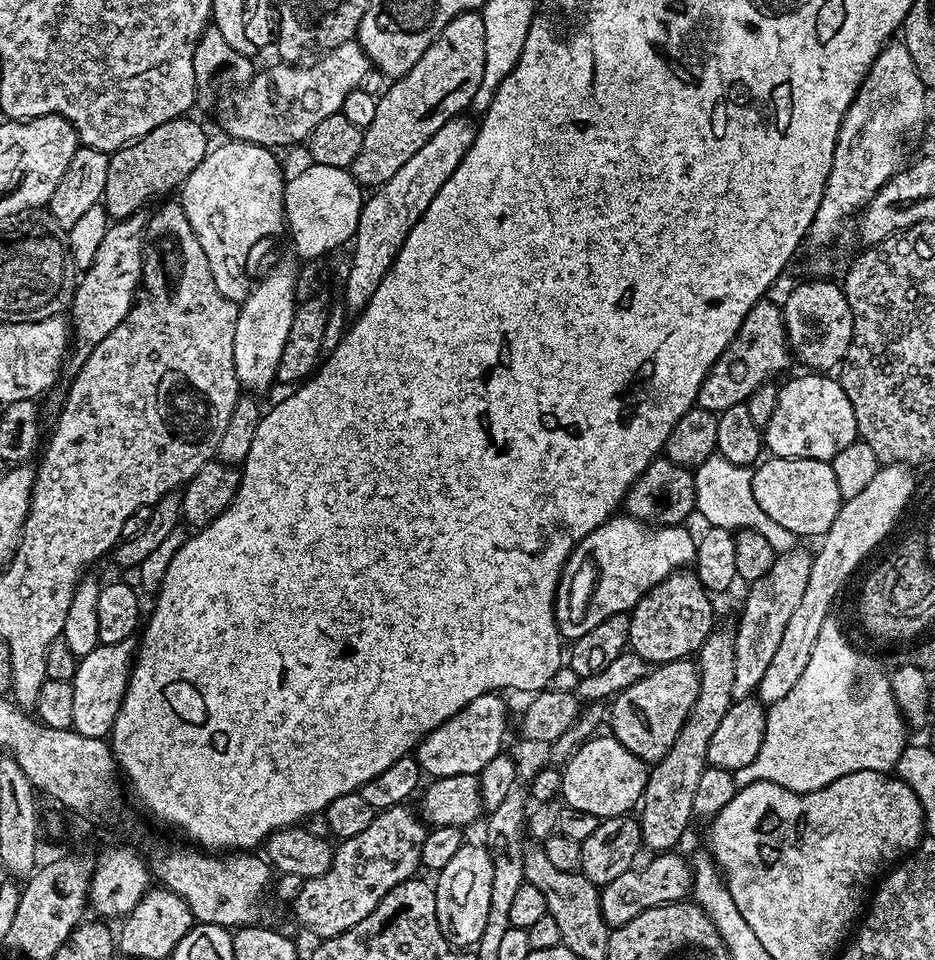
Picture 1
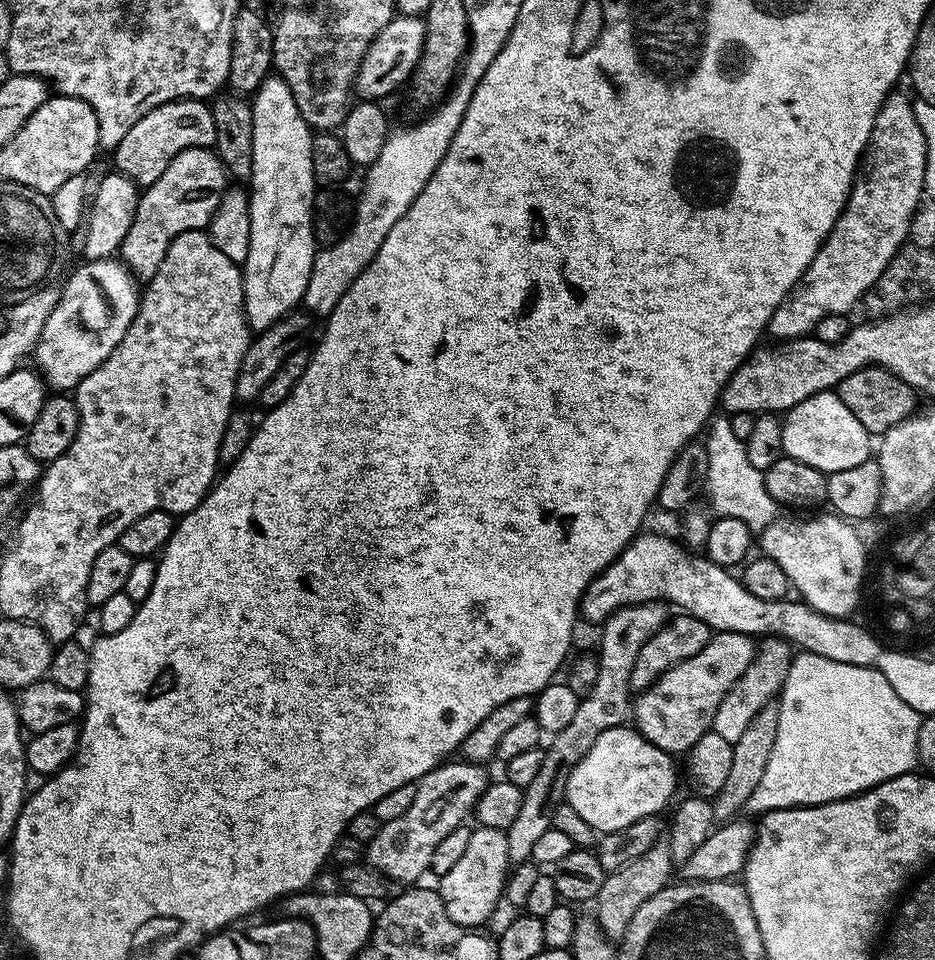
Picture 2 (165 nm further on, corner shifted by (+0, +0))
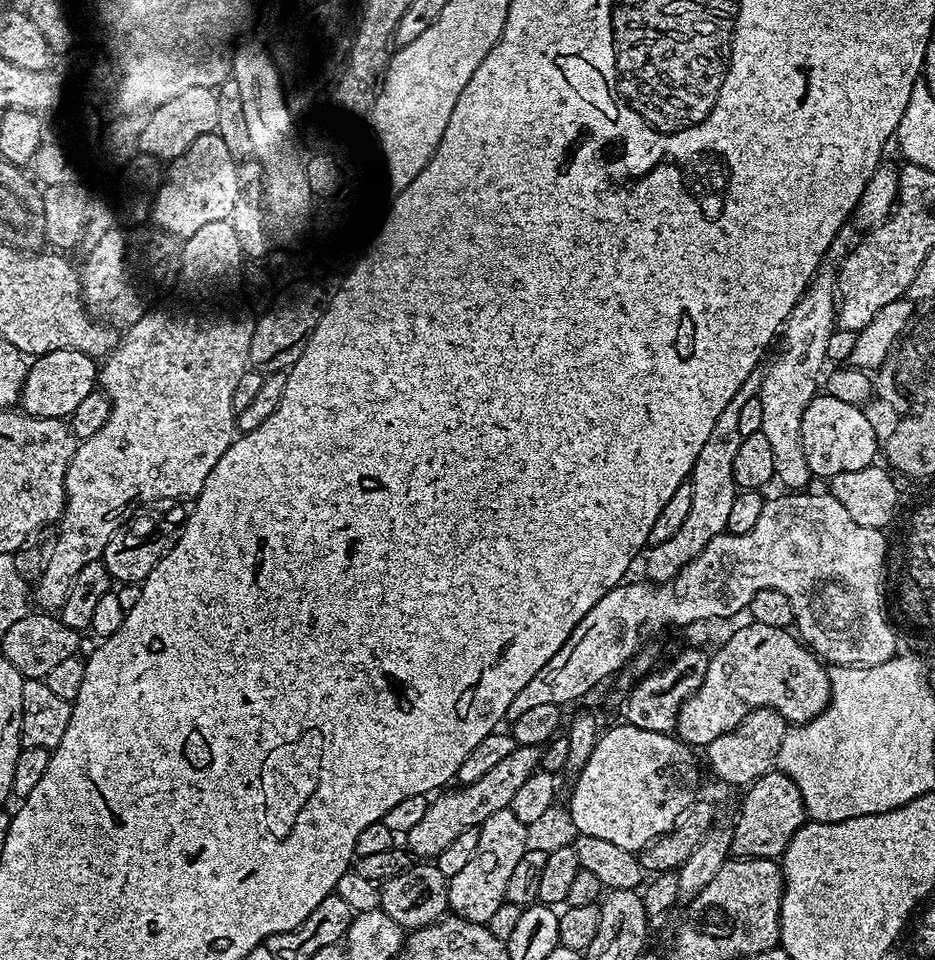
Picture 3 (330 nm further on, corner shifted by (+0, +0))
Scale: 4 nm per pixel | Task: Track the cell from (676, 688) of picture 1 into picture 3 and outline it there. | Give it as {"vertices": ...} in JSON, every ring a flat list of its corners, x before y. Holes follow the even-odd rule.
{"vertices":[[751,622,745,624,745,628,738,629,737,632,734,633,733,636,730,637,729,640,726,641,716,653,714,651,711,653,708,662,708,669,706,670,706,678,702,682,702,686,698,686,696,693,694,693,693,696,691,696,685,702,685,704,682,706,682,710,678,714,674,729,675,735,689,746,697,746,696,744,706,746,710,742,714,742,714,738,718,738,722,734,726,734,730,730,737,728,742,722,742,718,746,718,746,714,750,714,753,710,755,710,755,708,770,707,778,714,782,714,785,720,788,721,789,725,796,726,796,724,800,724,799,726,804,726,824,713,825,708,828,707,832,699,833,690,830,686,830,678,828,677,829,669,825,667,820,657,812,651,811,647,805,646,803,643,801,643,801,641,797,639,797,637,793,635,789,629,775,628,774,626,762,626,761,624,754,624]]}

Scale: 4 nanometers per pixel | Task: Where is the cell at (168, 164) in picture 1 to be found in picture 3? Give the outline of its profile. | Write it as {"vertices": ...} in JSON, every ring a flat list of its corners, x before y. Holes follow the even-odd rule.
{"vertices":[[194,86,194,90,186,90,170,102,162,102,162,106,147,113,142,126,140,152,152,157,157,162,171,162,177,160,182,153,190,150,190,145,202,138,202,134,210,134,218,126,218,98,215,88]]}

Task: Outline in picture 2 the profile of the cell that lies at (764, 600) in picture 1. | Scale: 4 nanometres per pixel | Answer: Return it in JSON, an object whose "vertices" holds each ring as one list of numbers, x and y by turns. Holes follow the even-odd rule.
{"vertices":[[761,639,756,649,756,657,753,658,746,674,742,674,742,678,738,678,738,682,734,682,734,686,728,691,726,698,722,698,722,702,714,714,711,731,726,738,726,742,736,744,738,738,742,738,742,734,745,733,746,726,750,726,750,722,754,722,754,718,758,718,758,714,763,708,777,699,775,696,779,692,781,695,785,691,786,674,792,671,793,655,793,645,789,644,787,640]]}

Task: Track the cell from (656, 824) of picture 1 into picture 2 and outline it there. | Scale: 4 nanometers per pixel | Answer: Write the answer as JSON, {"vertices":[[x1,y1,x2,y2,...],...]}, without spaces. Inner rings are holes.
{"vertices":[[657,842,650,850,646,850,646,854,622,866,622,870,607,873,602,882,602,890,598,890,594,901,594,918,600,923,608,939,613,942,623,940,630,926,630,918,634,918,638,906,642,906,642,902,650,902,650,898,654,898,658,890,668,887,673,876,674,861,667,843,664,842]]}

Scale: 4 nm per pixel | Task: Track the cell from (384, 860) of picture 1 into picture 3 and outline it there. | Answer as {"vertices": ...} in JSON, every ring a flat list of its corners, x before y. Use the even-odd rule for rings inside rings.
{"vertices":[[519,745,514,750,514,754,502,758,502,762,498,762,498,766,494,766,494,770,490,770,490,774,482,774,482,778,478,778,478,782,457,787,457,792,445,791,440,794,445,794,445,796,437,795,435,797,437,800,433,799,429,803,422,822,418,822,418,826,414,826,414,830,407,832,406,848,408,852,416,858,440,856,442,850,446,850,446,846,450,846,450,842,454,842,454,838,458,838,458,834,462,834,462,830,479,828,486,822,486,818,490,818,490,814,498,814,498,810,511,808,514,794,518,794,522,785,540,768,541,753,541,746]]}

